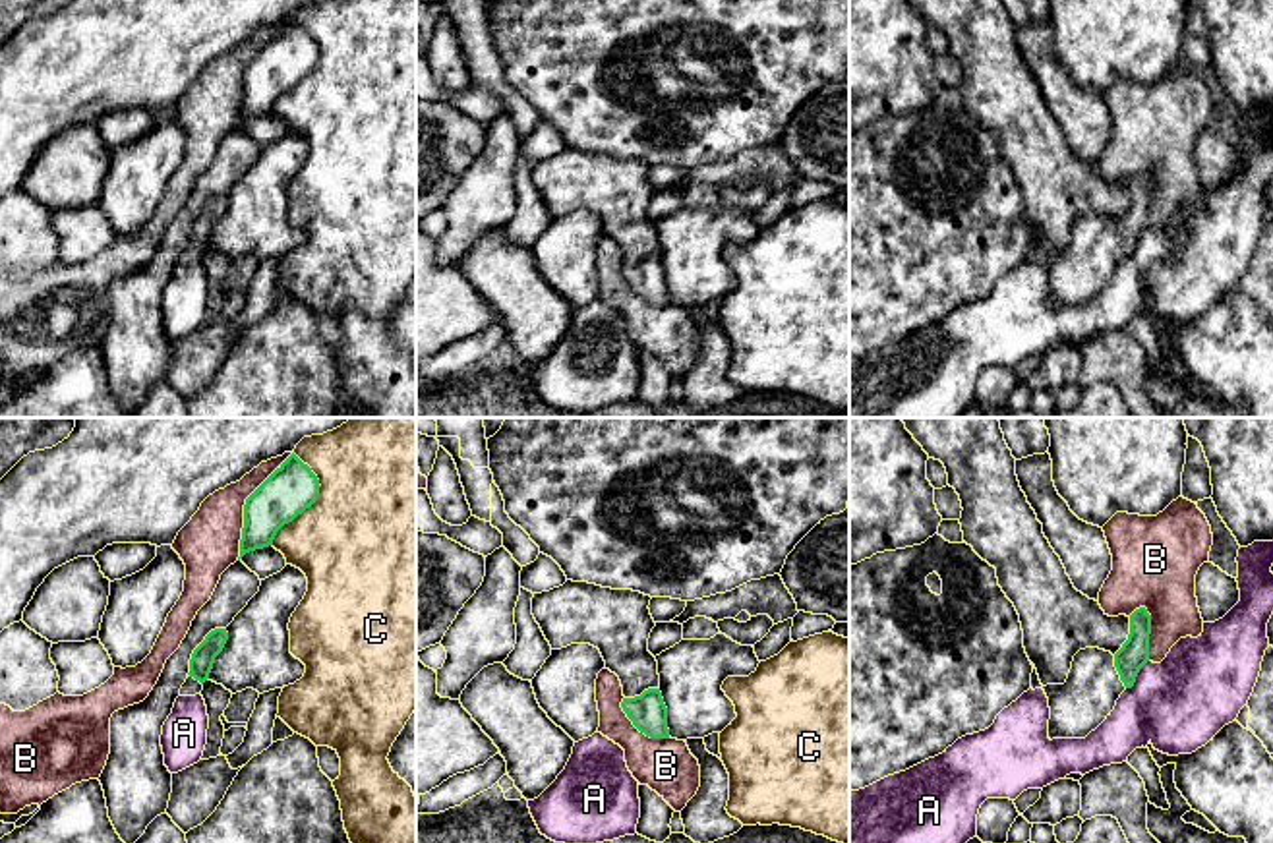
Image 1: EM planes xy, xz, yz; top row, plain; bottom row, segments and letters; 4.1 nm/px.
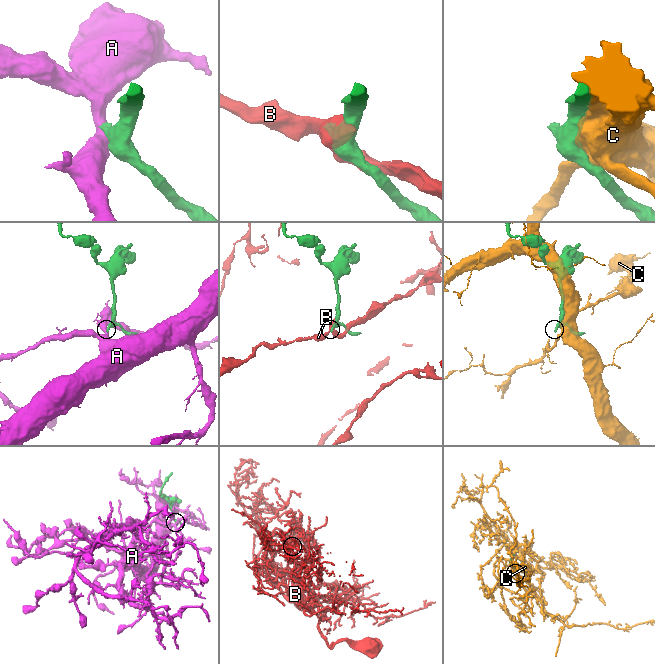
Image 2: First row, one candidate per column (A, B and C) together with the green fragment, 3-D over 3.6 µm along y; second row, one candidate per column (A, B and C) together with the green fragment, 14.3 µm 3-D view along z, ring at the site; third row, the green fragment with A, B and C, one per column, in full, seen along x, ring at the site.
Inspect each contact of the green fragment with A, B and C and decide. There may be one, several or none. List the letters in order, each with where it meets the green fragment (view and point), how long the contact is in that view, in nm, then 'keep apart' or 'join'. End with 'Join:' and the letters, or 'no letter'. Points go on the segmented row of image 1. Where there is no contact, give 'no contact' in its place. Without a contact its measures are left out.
A: yz (1136, 675) | 160 nm | keep apart
B: xy (244, 507) | 500 nm | keep apart
C: xy (314, 501) | 400 nm | keep apart
Join: no letter

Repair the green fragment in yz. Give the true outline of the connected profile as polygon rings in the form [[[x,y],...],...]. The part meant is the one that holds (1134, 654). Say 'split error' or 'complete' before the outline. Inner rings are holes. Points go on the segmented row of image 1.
split error | [[[1140,607],[1130,615],[1128,640],[1114,655],[1099,648],[1080,650],[1066,683],[1043,686],[1051,708],[1051,741],[1085,739],[1110,715],[1149,661],[1149,634],[1151,615]]]

